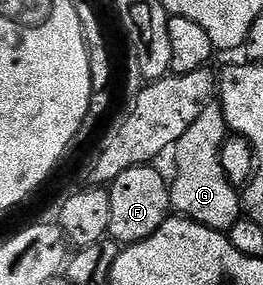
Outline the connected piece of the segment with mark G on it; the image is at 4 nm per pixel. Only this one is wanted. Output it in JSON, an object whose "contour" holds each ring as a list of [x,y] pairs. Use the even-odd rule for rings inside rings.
{"contour":[[[211,105],[176,143],[177,176],[171,179],[169,192],[172,210],[178,216],[222,233],[229,232],[235,221],[243,215],[242,196],[227,177],[227,173],[223,173],[221,150],[226,138],[227,128],[220,106]]]}

